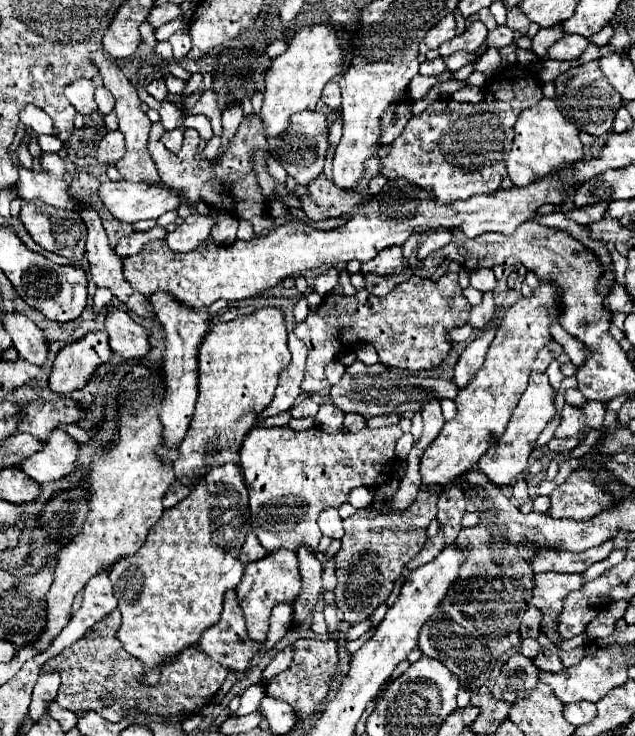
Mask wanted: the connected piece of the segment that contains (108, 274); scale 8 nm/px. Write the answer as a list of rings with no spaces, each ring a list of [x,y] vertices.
[[[83,206],[81,212],[79,212],[79,216],[83,218],[83,222],[85,222],[85,226],[87,226],[87,232],[89,232],[89,234],[87,234],[87,256],[89,256],[89,272],[91,272],[91,276],[93,276],[95,284],[97,284],[99,288],[109,288],[111,294],[113,294],[119,302],[123,302],[131,312],[135,312],[137,316],[141,316],[141,318],[145,318],[145,320],[149,320],[149,322],[155,322],[155,312],[149,310],[149,300],[147,300],[145,296],[137,294],[135,290],[131,290],[129,282],[125,282],[123,270],[121,270],[121,258],[119,258],[119,256],[113,252],[113,248],[109,246],[107,234],[105,234],[105,230],[103,230],[103,224],[101,224],[99,214],[97,214],[91,206]]]

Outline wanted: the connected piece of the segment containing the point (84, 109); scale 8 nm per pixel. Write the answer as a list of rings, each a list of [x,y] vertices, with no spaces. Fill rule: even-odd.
[[[79,80],[79,82],[73,82],[65,88],[67,100],[77,108],[77,112],[81,112],[85,116],[97,110],[97,104],[93,100],[93,92],[95,92],[95,86],[91,80]]]

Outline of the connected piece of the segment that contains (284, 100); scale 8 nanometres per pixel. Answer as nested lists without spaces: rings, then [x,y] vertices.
[[[331,24],[305,26],[289,40],[287,50],[271,62],[271,68],[265,74],[265,100],[261,108],[265,136],[279,136],[285,132],[293,114],[301,110],[315,110],[325,84],[341,74],[345,58],[337,32],[339,30]]]

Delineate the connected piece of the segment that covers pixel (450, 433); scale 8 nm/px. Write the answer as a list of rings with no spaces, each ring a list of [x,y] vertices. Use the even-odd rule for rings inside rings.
[[[541,284],[533,290],[533,296],[517,300],[507,310],[505,318],[499,324],[497,336],[487,350],[483,366],[477,370],[471,382],[463,390],[459,390],[455,398],[457,416],[445,422],[439,436],[429,444],[429,448],[421,456],[421,490],[429,490],[429,494],[441,492],[449,482],[473,470],[485,450],[489,450],[489,446],[497,442],[497,438],[501,438],[513,414],[513,408],[525,392],[531,366],[539,350],[551,340],[549,324],[559,316],[557,302],[557,288],[553,284]],[[547,312],[551,316],[547,316]]]

